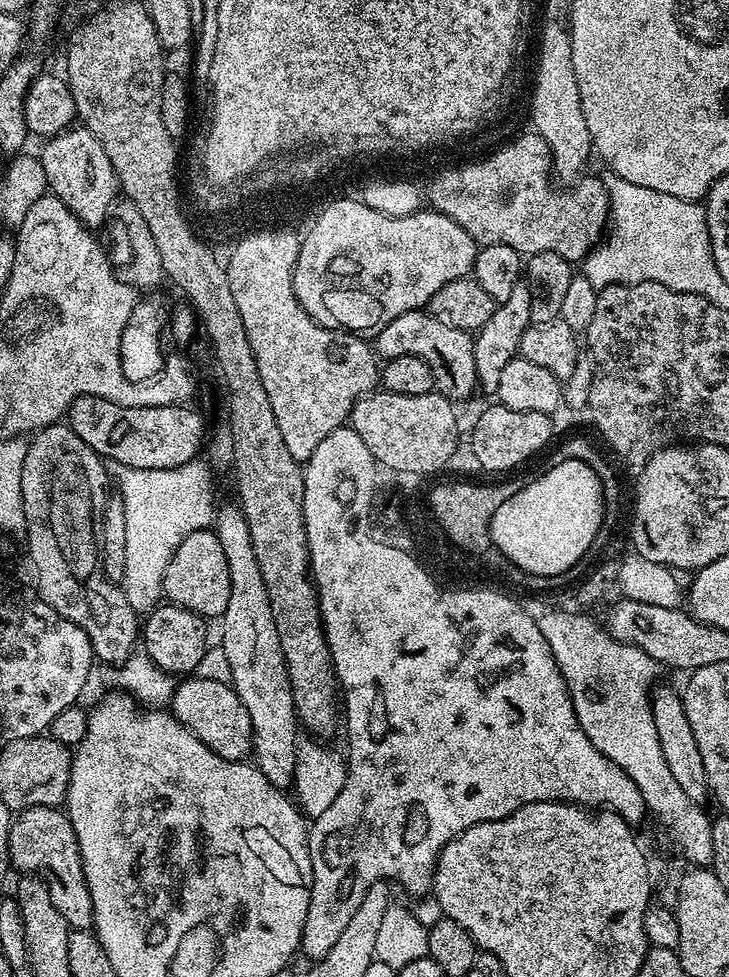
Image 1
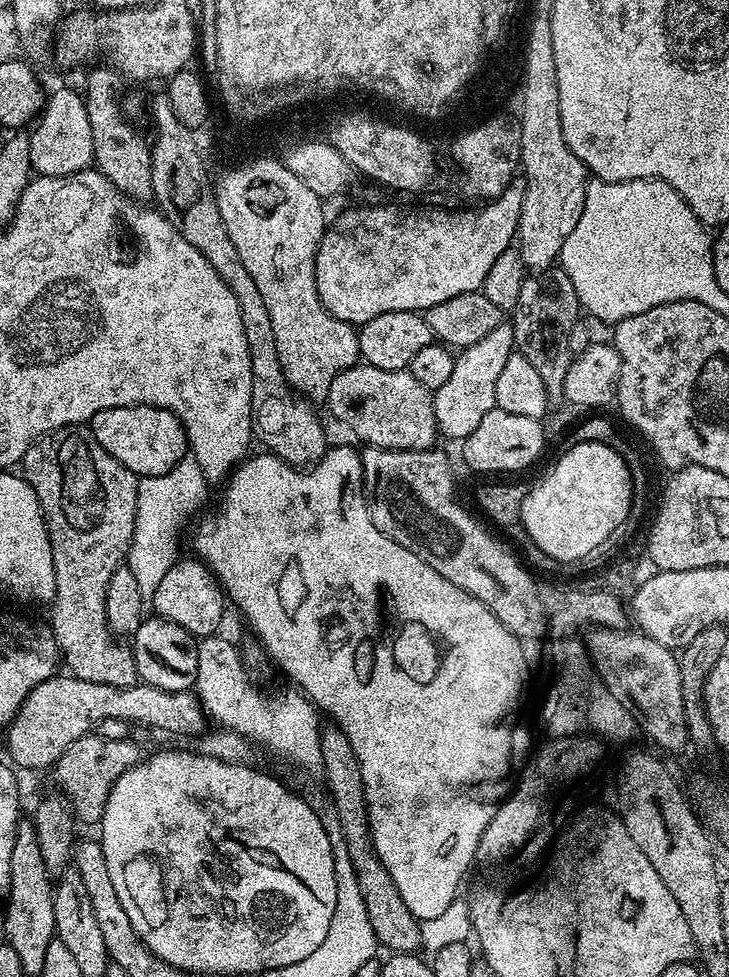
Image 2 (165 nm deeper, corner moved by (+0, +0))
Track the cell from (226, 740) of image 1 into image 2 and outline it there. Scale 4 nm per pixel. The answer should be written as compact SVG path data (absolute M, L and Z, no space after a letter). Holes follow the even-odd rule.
M57 674L34 686L18 714L6 725L7 759L17 769L51 769L66 749L74 746L78 738L89 735L94 725L106 718L122 718L122 722L129 726L149 724L150 727L157 728L160 732L169 732L172 736L196 738L206 728L206 713L195 691L158 690L158 686L143 682L119 688L106 686L102 682L86 682L71 674Z

